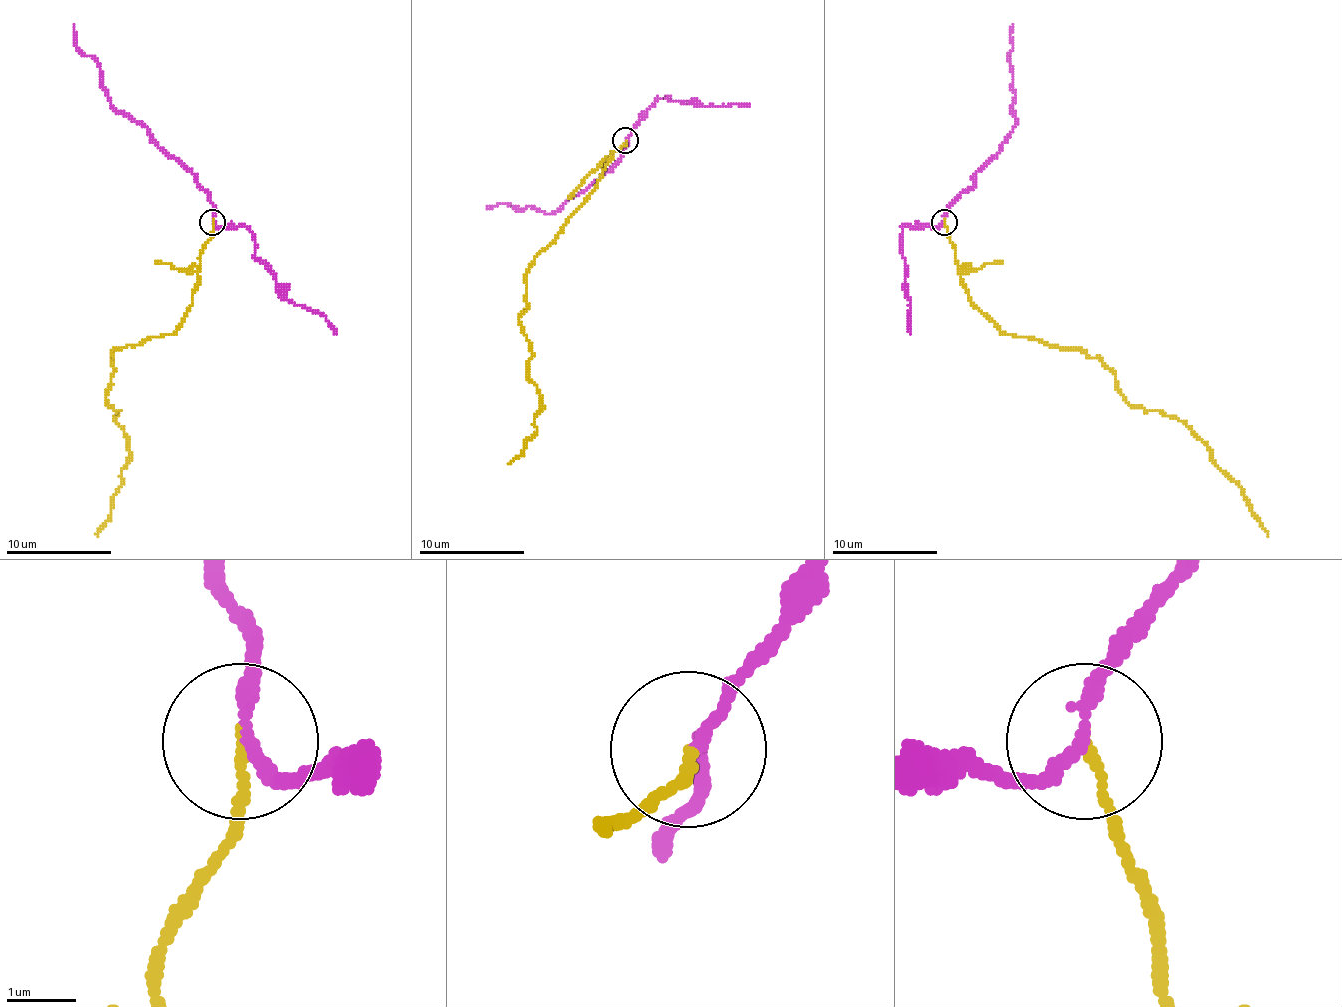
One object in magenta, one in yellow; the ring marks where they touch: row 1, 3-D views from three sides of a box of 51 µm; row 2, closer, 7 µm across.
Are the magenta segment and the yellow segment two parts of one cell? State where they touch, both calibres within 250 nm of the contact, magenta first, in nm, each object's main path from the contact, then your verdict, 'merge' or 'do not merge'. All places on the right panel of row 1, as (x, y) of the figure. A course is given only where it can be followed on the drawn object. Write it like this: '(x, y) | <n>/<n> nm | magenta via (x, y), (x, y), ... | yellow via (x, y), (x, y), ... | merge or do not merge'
(944, 222) | 190/120 nm | magenta via (944, 221), (944, 211), (1018, 124), (1010, 106), (1015, 95), (1013, 66), (1007, 56), (1013, 45), (1013, 24) | yellow via (944, 221), (960, 284), (992, 321), (1007, 334), (1097, 358), (1126, 400), (1175, 415), (1241, 489), (1267, 536) | do not merge

